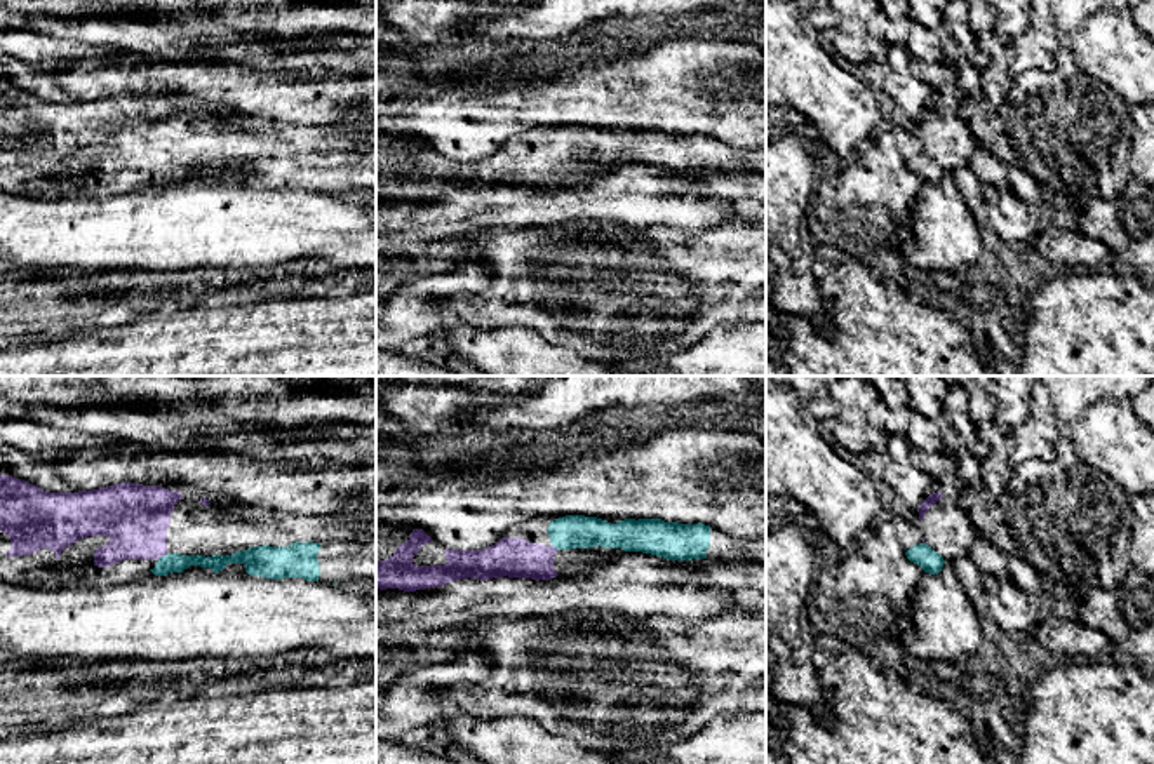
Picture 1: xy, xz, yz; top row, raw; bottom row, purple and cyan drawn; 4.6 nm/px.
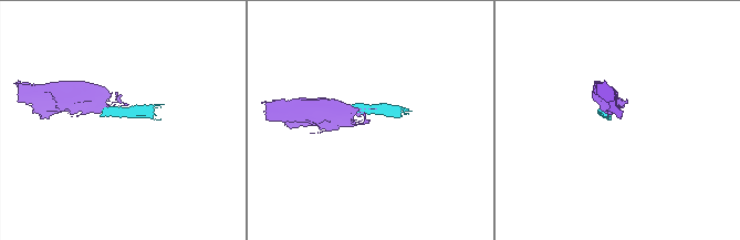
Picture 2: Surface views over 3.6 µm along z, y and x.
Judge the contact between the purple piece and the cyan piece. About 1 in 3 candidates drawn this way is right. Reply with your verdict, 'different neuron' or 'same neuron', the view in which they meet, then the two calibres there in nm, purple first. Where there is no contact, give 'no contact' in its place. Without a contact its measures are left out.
same neuron | xy | 300/100 nm

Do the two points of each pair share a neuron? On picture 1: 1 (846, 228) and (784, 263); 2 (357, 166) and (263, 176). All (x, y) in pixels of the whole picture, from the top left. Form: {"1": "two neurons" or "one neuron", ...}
{"1": "two neurons", "2": "one neuron"}

